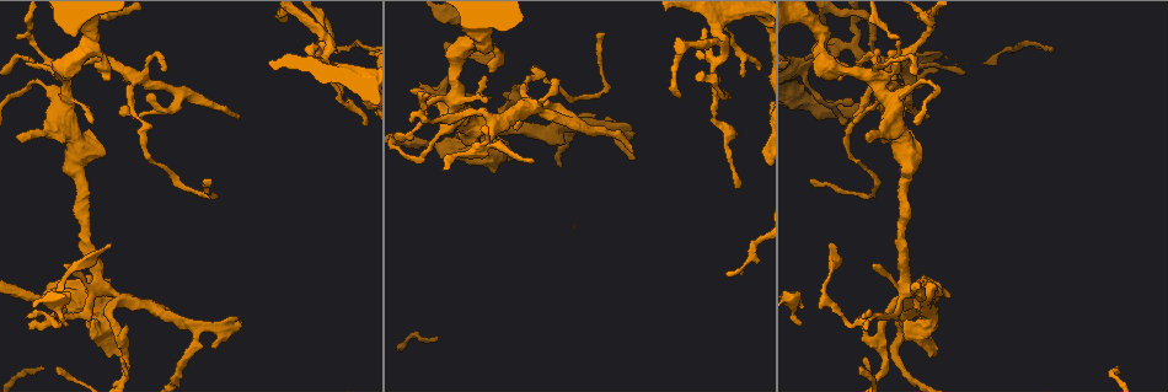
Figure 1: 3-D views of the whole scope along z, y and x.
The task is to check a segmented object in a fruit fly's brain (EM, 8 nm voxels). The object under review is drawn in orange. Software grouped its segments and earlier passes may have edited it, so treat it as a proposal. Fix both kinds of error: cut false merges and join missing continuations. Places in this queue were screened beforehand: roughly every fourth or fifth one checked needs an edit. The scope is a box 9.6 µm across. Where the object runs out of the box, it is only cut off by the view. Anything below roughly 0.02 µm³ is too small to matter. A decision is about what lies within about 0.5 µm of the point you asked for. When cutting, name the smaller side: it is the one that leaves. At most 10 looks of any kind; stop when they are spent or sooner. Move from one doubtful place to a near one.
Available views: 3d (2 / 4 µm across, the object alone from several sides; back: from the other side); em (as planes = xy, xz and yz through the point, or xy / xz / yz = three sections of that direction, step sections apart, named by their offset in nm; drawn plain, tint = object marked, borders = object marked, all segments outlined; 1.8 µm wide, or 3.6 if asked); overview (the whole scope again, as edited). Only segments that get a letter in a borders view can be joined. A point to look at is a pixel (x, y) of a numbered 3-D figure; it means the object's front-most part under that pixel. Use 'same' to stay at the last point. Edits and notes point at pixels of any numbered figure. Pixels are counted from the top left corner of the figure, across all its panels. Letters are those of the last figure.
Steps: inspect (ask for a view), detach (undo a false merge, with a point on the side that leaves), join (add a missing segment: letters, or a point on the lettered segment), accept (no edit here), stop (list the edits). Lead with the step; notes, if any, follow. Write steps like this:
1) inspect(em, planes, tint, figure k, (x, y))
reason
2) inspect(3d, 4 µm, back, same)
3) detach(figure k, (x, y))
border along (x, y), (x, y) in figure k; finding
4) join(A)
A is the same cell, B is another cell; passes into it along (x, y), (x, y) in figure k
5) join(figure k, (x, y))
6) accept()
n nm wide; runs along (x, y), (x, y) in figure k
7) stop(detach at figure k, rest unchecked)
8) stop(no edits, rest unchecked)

inspect(3d, 2 µm, back, figure 1, (907, 288))
abrupt turn

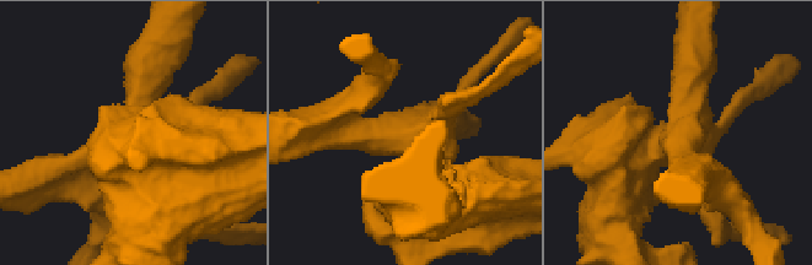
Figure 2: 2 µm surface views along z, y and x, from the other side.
inspect(em, xy, step 8, tint, figure 2, (685, 146))
now the EM

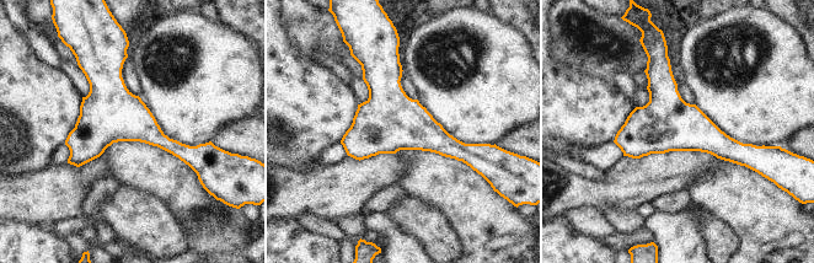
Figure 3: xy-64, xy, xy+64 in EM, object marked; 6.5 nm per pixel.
inspect(em, planes, borders, same)
cut it another way

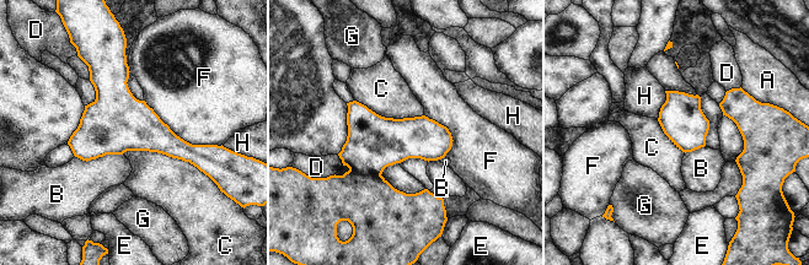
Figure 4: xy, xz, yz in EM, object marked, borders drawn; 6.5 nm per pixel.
detach(figure 4, (371, 205))
A, B, C, D, E, F, G and H are other cells; border along (349, 168), (362, 173), (380, 176) in figure 4; two neurons meet here

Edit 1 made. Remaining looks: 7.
inspect(em, yz, step 8, tint, figure 1, (900, 329))
a fork

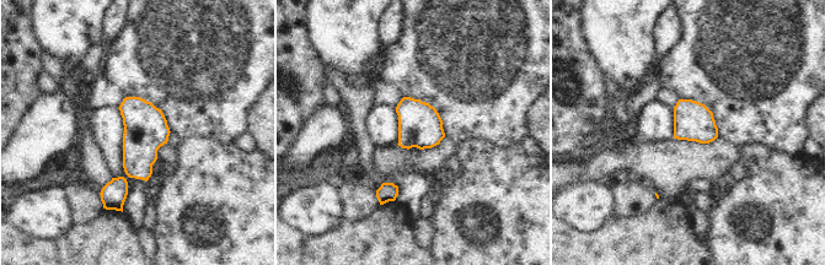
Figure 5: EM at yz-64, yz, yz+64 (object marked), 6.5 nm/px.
inspect(em, yz, step 8, borders, same)

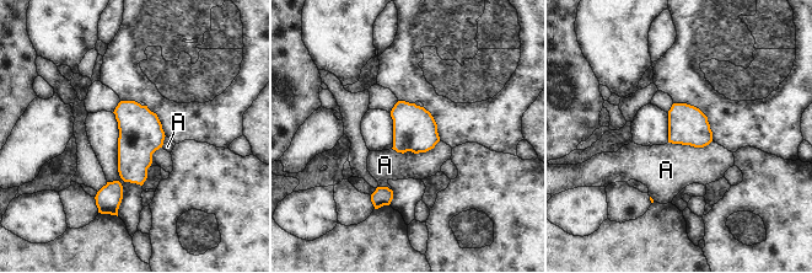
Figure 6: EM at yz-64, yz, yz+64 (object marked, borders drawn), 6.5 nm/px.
accept()
A touches over 320 nm; A is another cell; all the same neuron

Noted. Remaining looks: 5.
inspect(em, 3.6 µm, planes, borders, figure 1, (735, 132))
an open end

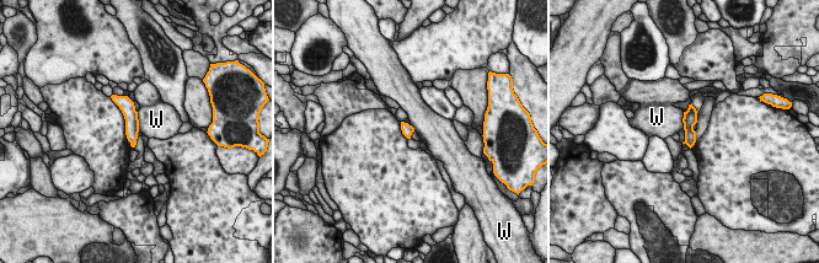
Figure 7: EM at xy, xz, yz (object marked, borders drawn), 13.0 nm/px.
accept()
140 nm wide; W touches over 260 nm; W is another cell; no lettered segment goes on from it

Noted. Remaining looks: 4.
stop(detach at figure 4, rest unchecked)

